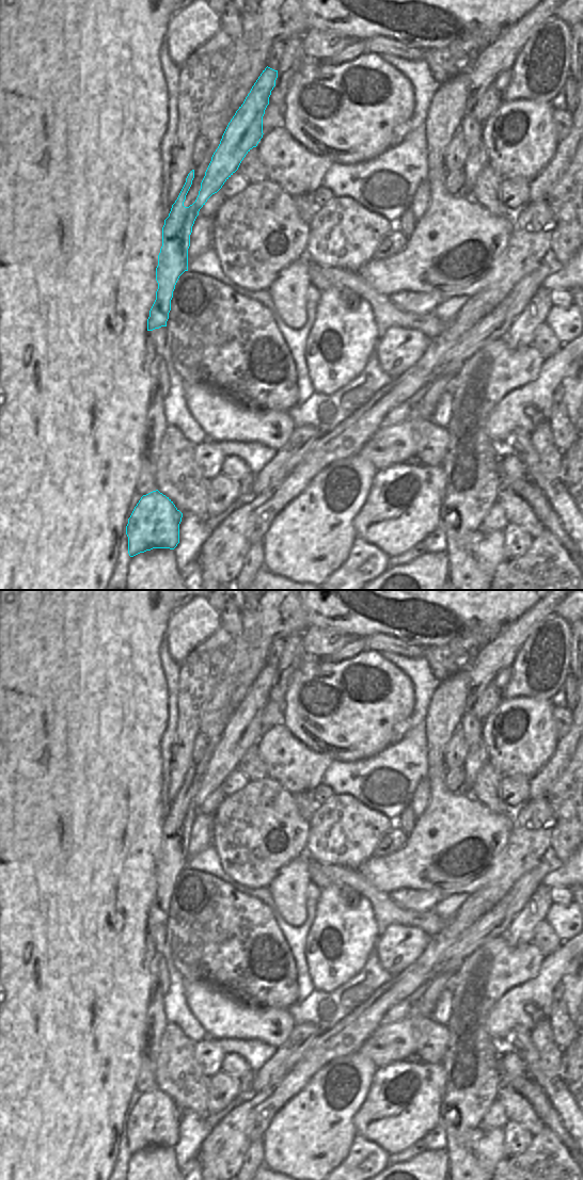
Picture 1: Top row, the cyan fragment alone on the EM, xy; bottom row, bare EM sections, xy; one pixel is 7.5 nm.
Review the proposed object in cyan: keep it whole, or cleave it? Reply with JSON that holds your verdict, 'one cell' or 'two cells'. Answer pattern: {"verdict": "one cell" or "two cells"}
{"verdict": "two cells"}

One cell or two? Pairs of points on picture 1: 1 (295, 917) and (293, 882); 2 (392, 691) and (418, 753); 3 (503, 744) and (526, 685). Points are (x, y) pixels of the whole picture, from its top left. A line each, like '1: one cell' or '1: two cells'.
1: one cell
2: two cells
3: two cells

